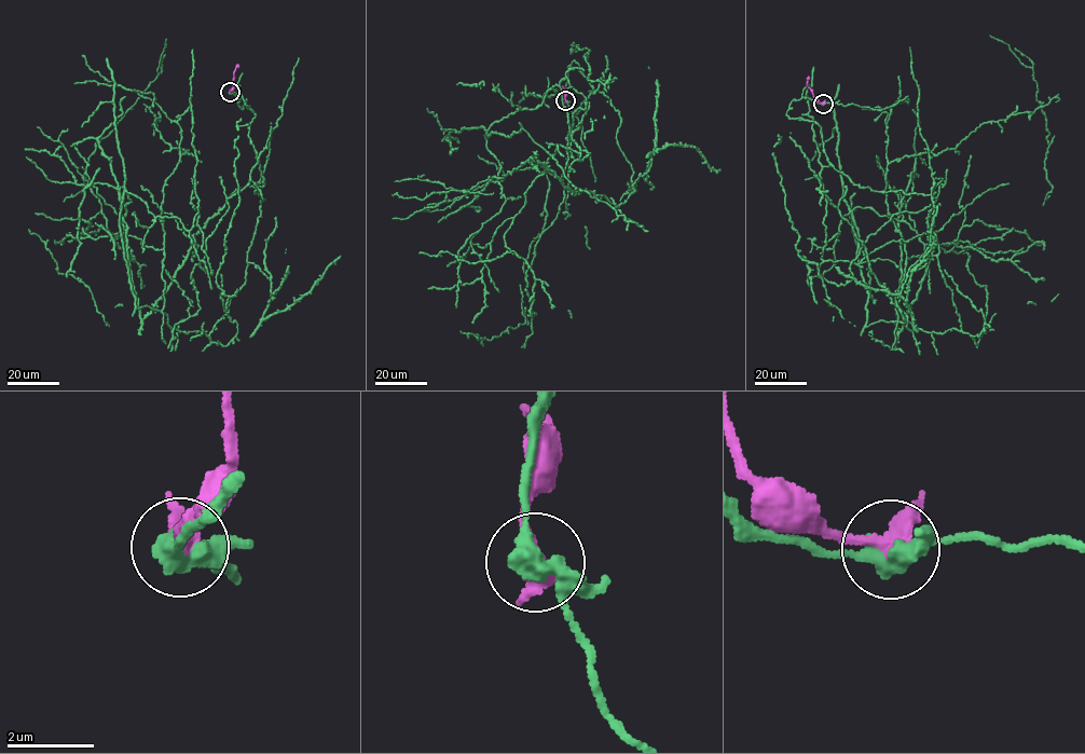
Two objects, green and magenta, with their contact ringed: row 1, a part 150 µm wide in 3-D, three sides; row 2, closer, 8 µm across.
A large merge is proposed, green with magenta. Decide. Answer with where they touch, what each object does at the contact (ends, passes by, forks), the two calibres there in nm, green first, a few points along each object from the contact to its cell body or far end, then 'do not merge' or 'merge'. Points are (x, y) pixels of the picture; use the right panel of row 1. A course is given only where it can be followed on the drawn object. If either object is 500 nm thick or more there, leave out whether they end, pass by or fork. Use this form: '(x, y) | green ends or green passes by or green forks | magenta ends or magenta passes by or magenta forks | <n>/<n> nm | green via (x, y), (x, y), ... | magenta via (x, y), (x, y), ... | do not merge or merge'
(823, 104) | green forks | magenta passes by | 380/320 nm | green via (823, 104), (961, 324), (866, 326), (852, 213), (898, 332), (942, 180) | magenta via (823, 104), (814, 98), (808, 85), (809, 77) | do not merge

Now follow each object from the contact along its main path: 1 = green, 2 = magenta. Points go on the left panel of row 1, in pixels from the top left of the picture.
1: (230, 93), (255, 114), (263, 180), (246, 282), (206, 336), (136, 307), (123, 187), (142, 319), (241, 188)
2: (230, 93), (238, 65)

